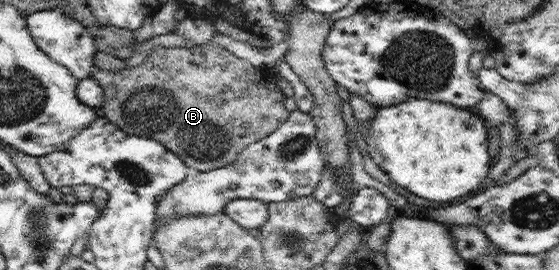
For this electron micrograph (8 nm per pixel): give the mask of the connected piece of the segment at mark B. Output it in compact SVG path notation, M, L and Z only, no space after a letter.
M218 43L186 47L157 47L149 51L146 62L138 70L126 68L113 73L95 68L91 76L105 95L101 103L104 116L125 131L162 143L188 166L198 171L210 171L232 163L248 145L271 135L286 121L289 112L284 106L287 98L278 88L277 77L270 70L259 69L252 63L230 53Z

